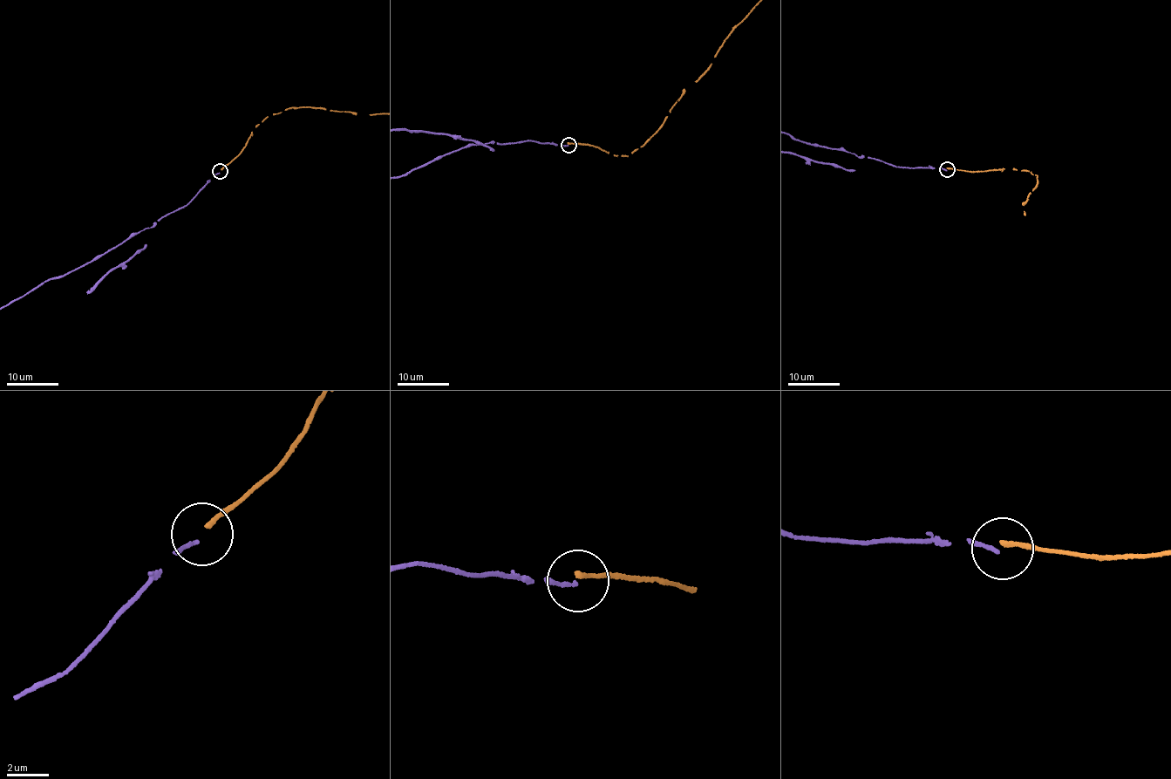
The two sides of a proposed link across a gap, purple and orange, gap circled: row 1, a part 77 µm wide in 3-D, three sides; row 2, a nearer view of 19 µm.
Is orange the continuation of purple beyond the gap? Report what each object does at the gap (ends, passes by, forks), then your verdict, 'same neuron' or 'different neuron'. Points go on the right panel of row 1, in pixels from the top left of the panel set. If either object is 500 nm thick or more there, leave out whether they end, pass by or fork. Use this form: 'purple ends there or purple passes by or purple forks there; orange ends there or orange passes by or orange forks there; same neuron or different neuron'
purple ends there; orange ends there; different neuron

